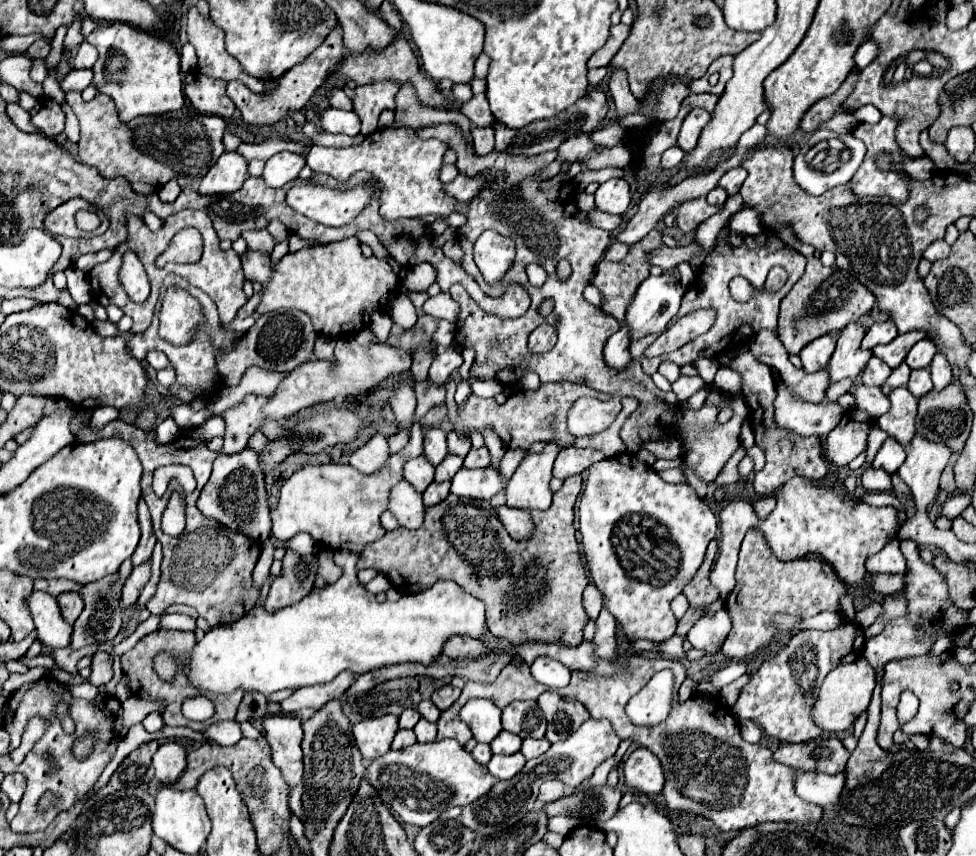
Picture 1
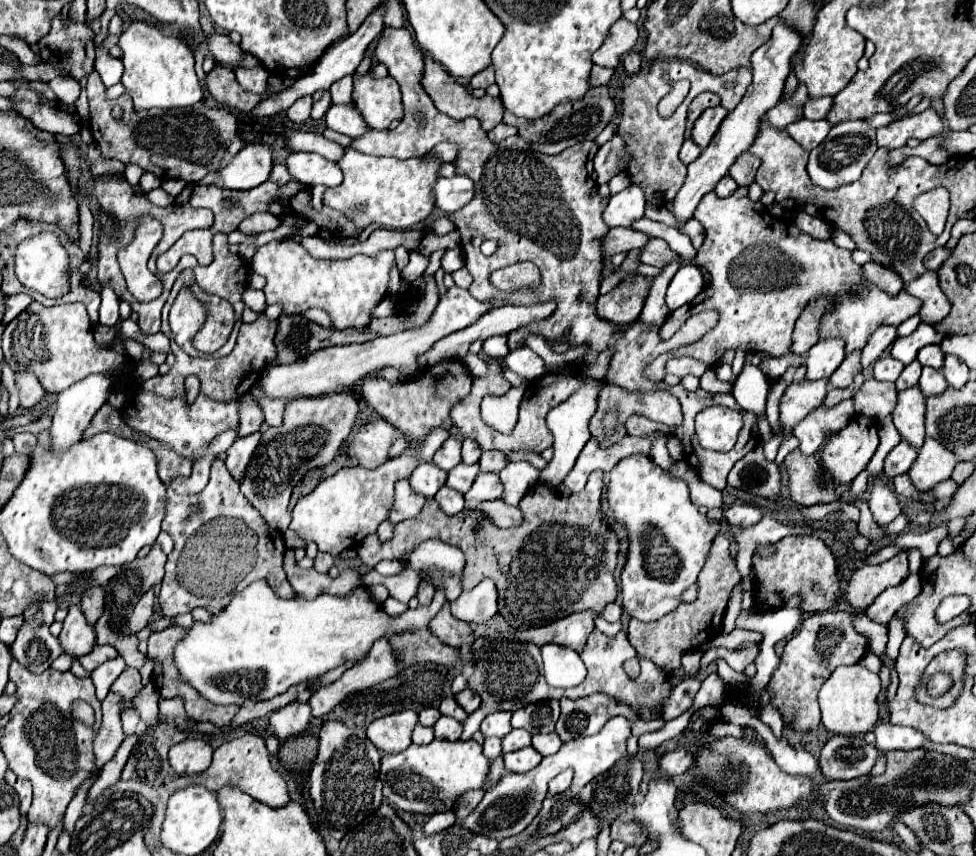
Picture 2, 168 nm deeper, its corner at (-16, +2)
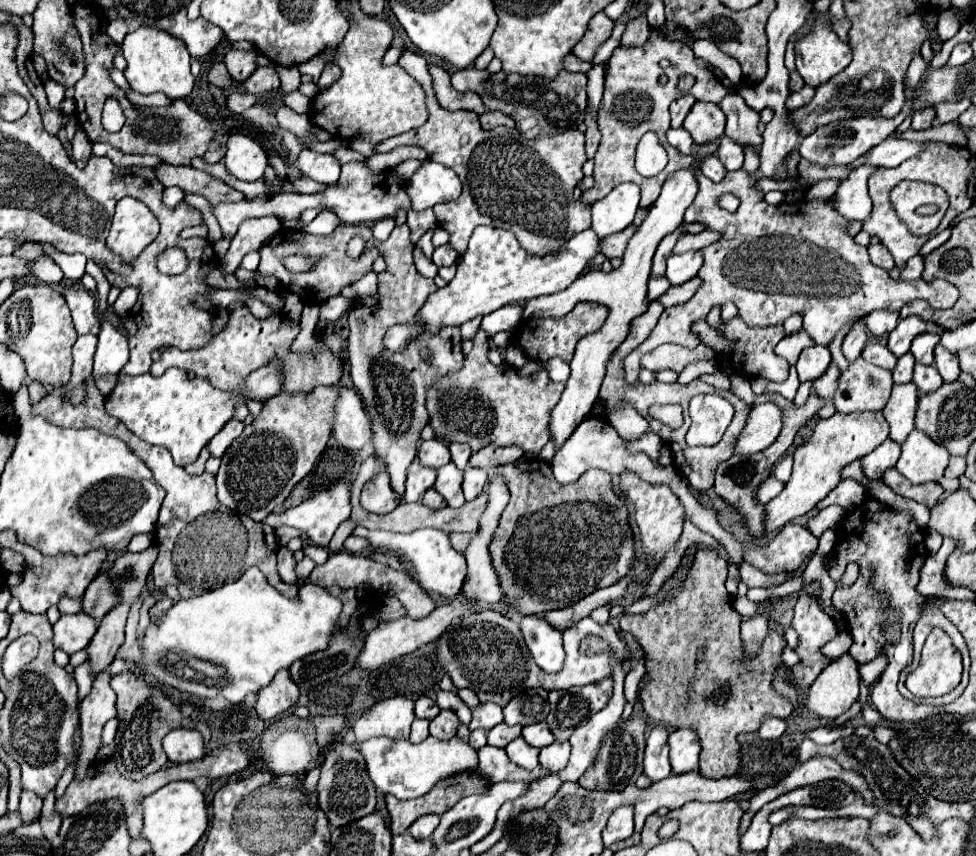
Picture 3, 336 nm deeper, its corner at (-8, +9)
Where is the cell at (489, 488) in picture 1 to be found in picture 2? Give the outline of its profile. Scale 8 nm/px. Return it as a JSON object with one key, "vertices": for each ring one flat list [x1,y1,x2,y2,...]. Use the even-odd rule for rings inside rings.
{"vertices":[[480,472,464,498,466,498,466,504,470,506,484,500,502,498,502,494,504,494,504,486,500,486,500,476,494,472,488,472,488,474]]}

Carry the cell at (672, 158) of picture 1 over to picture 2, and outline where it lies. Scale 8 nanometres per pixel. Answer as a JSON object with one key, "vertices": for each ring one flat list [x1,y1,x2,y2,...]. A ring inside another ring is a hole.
{"vertices":[[686,140,684,142,684,146,682,146,682,150,680,150,680,160,684,162,684,164,690,164,690,162,694,162,698,156,700,156,700,146,698,144,694,144,692,140]]}

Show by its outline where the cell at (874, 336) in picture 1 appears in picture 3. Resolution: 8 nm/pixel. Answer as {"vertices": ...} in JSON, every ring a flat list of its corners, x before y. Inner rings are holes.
{"vertices":[[856,321,854,329,846,335,844,343,842,343,842,353,844,357,852,363,852,359,858,359,862,355,862,349,864,349,864,343,866,343,866,325,864,321]]}

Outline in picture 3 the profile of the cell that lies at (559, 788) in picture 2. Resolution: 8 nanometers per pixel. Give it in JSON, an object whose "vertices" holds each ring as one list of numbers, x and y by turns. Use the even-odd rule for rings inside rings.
{"vertices":[[554,741,548,747,540,749,540,765,552,773,558,773,566,767,570,757,570,743,568,741]]}

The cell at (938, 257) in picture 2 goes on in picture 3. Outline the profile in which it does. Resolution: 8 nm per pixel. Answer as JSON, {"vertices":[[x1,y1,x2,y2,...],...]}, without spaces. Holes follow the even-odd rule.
{"vertices":[[916,255,916,257,908,259,908,263,906,263,906,267,904,267,904,269,900,269,900,279,904,279,904,281,920,279,922,271,924,271,924,257]]}

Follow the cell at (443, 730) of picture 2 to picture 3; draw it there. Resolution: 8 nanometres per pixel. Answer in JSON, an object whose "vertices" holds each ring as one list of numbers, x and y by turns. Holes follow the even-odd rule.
{"vertices":[[440,711,440,715,430,721,430,735,440,741,452,739,456,735,458,725,460,725,460,721,454,715,454,711]]}

